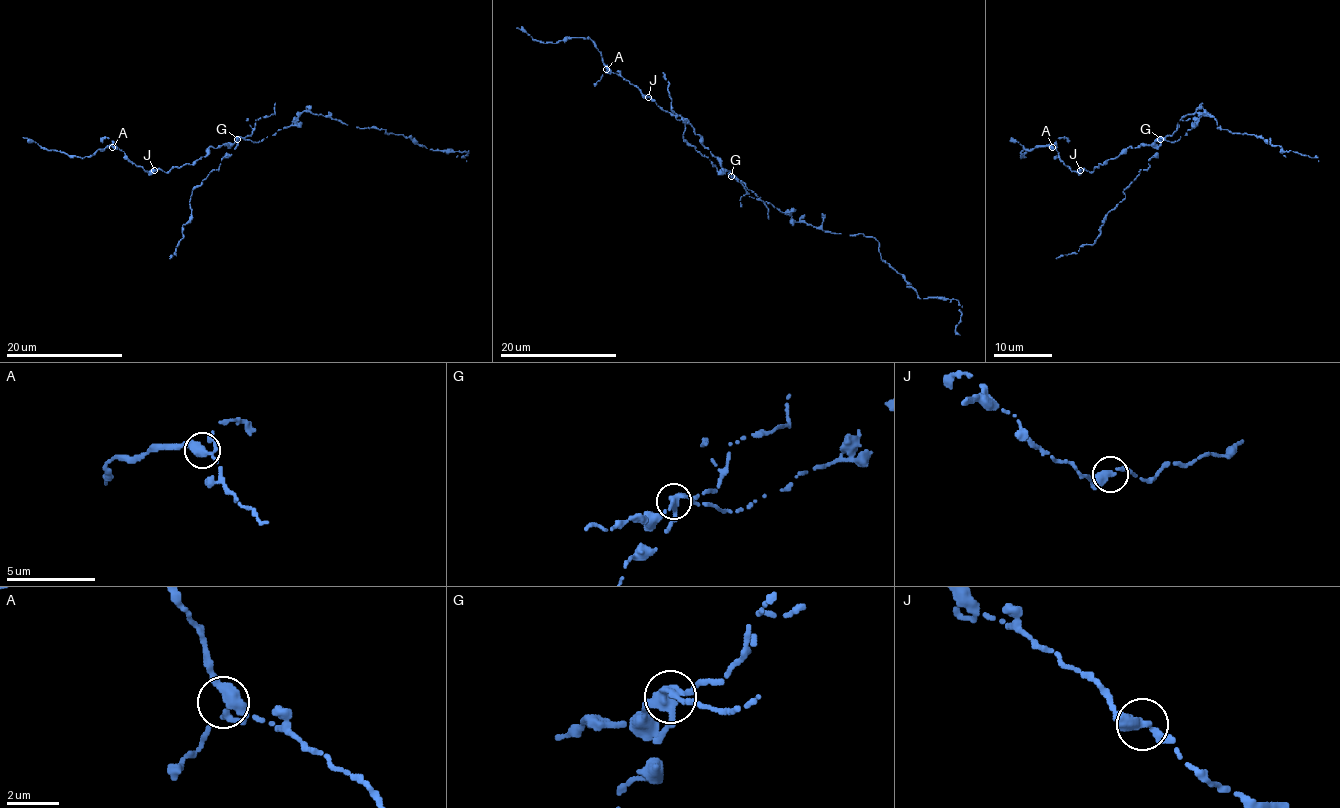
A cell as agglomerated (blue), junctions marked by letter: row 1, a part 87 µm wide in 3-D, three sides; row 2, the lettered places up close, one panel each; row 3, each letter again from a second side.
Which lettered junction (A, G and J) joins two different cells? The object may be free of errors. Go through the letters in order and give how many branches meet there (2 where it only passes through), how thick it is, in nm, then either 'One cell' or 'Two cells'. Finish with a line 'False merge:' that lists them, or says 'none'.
A: Branches: 3. Thickness 320 nm. One cell
G: Branches: 3. Thickness 320 nm. Two cells
J: Branches: 3. Thickness 320 nm. One cell
False merge: G

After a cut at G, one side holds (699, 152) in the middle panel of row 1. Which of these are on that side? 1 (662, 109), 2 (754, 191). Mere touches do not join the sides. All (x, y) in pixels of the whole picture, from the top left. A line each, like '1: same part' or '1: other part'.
1: other part
2: other part

